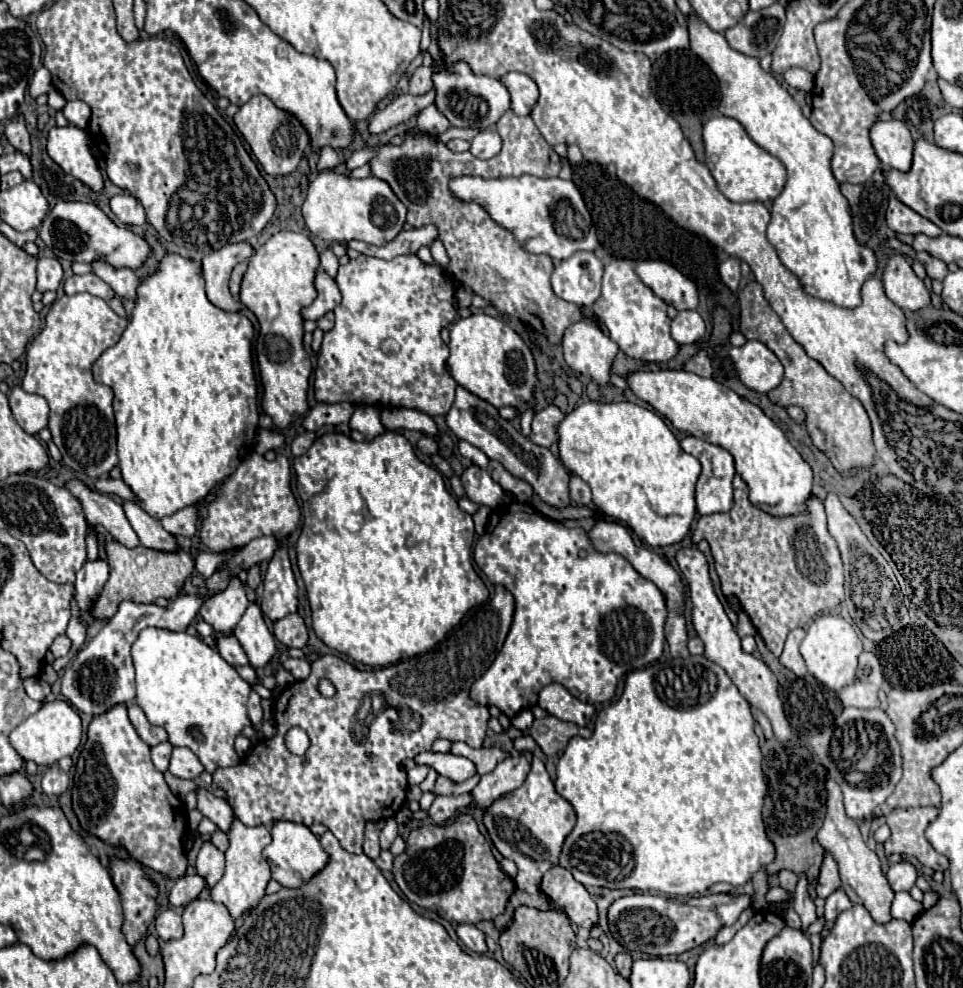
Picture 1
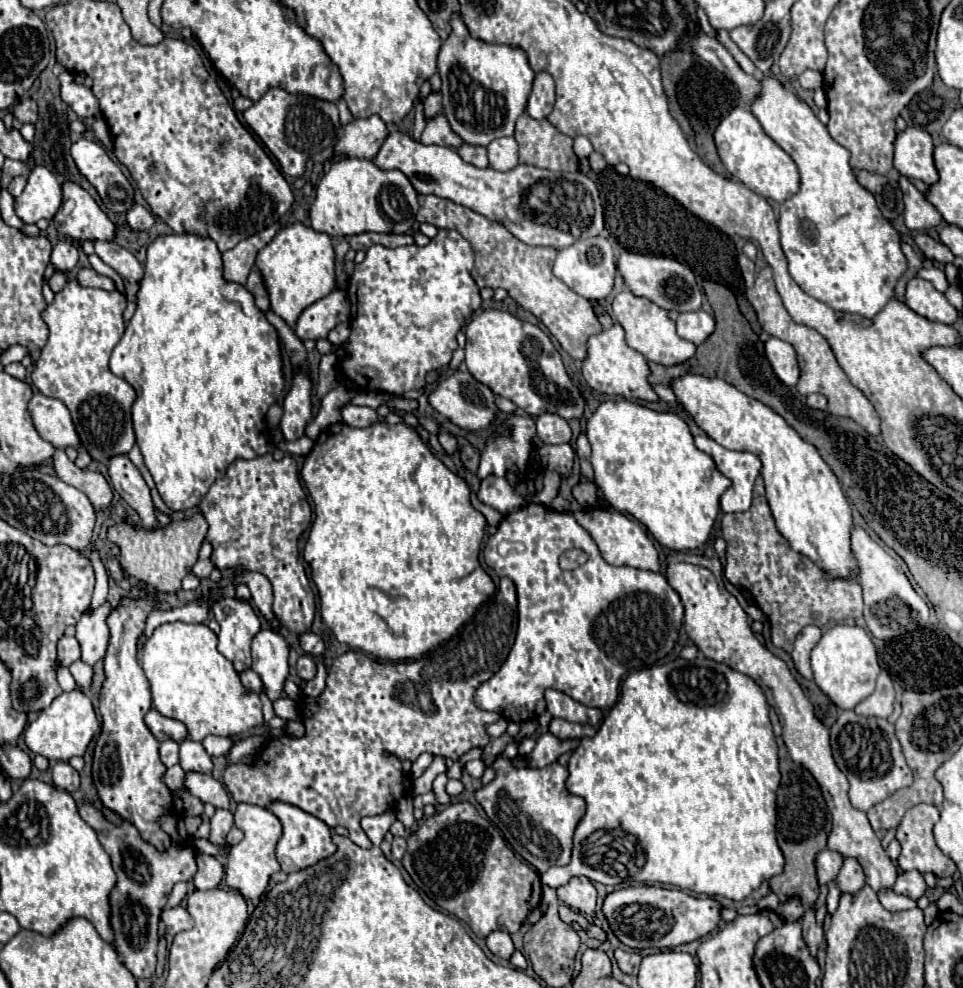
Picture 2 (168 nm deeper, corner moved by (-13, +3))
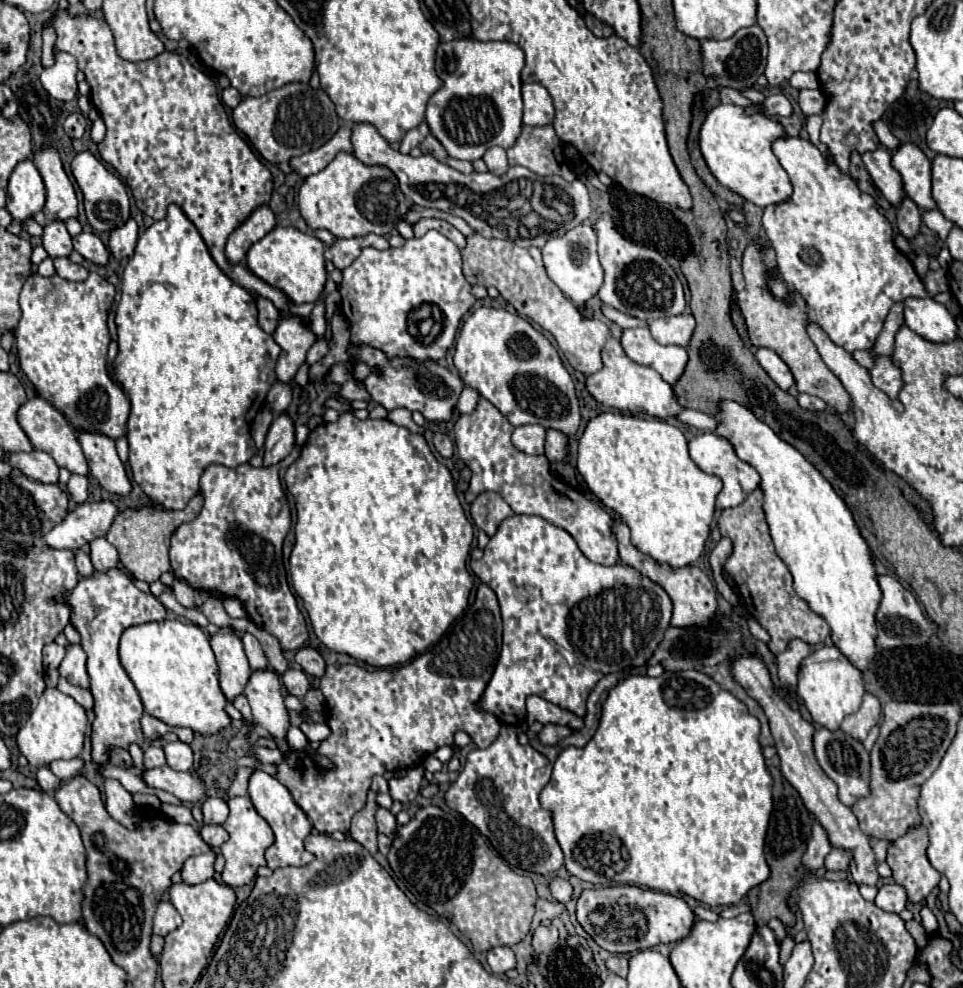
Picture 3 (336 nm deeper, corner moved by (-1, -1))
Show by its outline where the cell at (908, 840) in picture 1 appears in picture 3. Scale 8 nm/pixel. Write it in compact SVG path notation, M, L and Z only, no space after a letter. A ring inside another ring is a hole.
M922 824L910 826L908 834L890 842L886 862L892 868L896 884L904 886L912 902L922 902L940 882L940 872L932 868L926 856L928 832Z

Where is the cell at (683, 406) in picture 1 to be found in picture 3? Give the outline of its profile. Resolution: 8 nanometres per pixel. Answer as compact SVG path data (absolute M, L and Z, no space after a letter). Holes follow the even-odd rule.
M718 402L714 418L720 422L714 434L732 442L736 456L760 474L770 536L776 554L794 576L796 594L830 624L832 640L840 652L864 670L876 654L874 612L880 602L880 588L868 544L860 536L848 506L794 446L778 438L770 426L738 402Z

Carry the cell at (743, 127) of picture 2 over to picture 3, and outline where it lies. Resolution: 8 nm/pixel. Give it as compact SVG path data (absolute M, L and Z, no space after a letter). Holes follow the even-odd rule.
M720 104L708 114L706 122L702 124L700 150L708 168L722 186L740 194L744 200L766 208L770 204L788 200L788 196L792 194L788 174L770 148L772 140L782 136L782 132L784 130L780 124L762 114L746 116L744 110L736 104Z

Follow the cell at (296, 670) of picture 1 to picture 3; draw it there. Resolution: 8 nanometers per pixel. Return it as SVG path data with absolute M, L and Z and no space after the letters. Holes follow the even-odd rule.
M288 668L288 670L284 672L282 682L284 682L286 690L288 690L290 694L298 696L298 698L304 698L304 694L308 692L308 686L310 686L306 674L304 674L302 670L292 670L292 668Z

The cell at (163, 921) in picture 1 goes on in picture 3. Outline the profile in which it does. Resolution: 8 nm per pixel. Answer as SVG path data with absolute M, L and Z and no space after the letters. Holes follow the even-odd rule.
M162 900L154 914L154 934L166 936L168 932L176 930L180 924L182 924L182 918L176 912L176 908L168 900Z

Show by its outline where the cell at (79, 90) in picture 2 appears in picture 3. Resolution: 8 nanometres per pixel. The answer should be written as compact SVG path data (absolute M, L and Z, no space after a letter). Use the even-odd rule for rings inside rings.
M54 52L56 54L56 62L50 68L44 68L40 82L44 86L44 90L62 102L70 102L76 98L76 58L66 54L66 52Z

